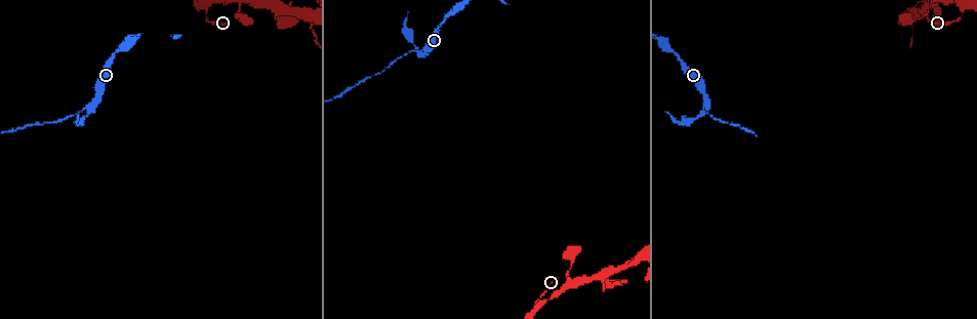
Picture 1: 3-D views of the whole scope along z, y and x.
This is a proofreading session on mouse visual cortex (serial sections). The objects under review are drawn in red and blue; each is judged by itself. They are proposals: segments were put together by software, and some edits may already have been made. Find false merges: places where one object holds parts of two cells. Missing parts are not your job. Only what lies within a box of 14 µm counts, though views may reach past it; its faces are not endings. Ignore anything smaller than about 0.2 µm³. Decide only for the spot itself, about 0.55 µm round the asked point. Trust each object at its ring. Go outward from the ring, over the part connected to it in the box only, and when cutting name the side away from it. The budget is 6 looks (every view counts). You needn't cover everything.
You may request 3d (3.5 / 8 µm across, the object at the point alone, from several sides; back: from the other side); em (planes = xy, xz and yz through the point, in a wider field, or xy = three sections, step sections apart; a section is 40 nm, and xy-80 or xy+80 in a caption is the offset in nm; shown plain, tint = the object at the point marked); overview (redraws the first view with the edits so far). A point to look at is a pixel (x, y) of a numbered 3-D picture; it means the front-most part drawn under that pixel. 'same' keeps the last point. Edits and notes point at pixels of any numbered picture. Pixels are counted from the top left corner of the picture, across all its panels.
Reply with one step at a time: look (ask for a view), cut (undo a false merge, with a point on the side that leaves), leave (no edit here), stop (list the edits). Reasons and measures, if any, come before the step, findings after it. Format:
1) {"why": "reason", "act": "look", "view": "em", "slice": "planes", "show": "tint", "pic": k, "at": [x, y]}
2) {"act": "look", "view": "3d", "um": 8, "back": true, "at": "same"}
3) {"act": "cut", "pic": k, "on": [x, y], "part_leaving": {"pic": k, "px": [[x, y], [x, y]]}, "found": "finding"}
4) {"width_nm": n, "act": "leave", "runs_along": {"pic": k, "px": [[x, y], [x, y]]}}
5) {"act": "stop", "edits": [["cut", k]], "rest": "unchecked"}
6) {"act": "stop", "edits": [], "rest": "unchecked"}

{"why": "thick turns thin", "act": "look", "view": "3d", "um": 8, "pic": 1, "at": [963, 11]}

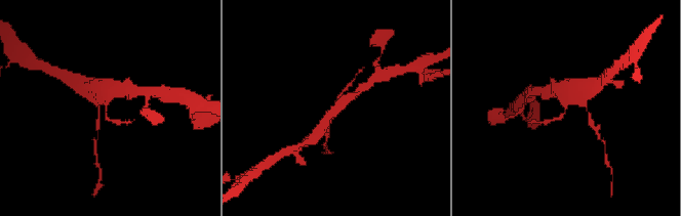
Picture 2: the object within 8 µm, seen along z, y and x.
{"why": "need the tissue", "act": "look", "view": "em", "slice": "planes", "show": "tint", "pic": 2, "at": [105, 110]}

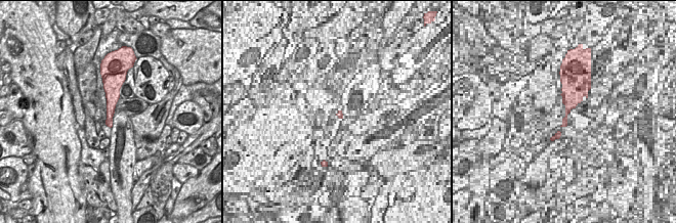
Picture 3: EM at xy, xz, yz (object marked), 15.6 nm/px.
{"act": "leave", "runs_along": {"pic": 2, "px": [[546, 123], [565, 110], [554, 91]]}, "found": "all the same cell"}

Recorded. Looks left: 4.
{"why": "three-way junction", "act": "look", "view": "3d", "um": 3.5, "pic": 1, "at": [922, 15]}

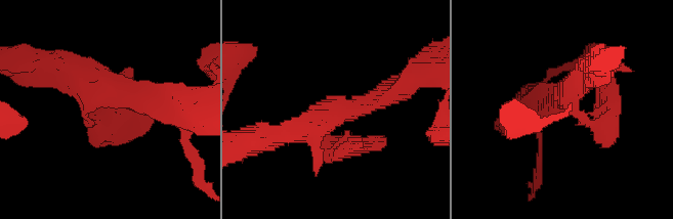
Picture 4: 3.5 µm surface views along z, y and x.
{"why": "shape alone is not enough", "act": "look", "view": "em", "slice": "xy", "step": 5, "show": "tint", "pic": 4, "at": [574, 102]}

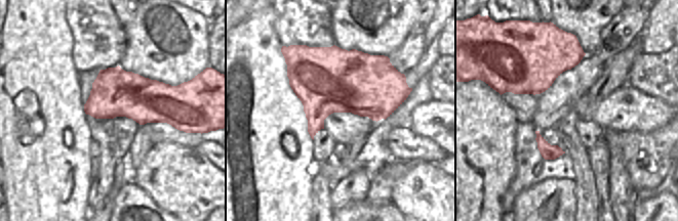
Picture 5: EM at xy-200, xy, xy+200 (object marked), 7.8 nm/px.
{"act": "leave", "found": "all the same cell"}

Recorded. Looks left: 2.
{"why": "a narrow waist", "act": "look", "view": "3d", "um": 3.5, "back": true, "pic": 1, "at": [409, 52]}

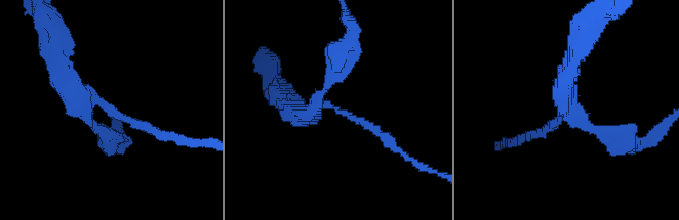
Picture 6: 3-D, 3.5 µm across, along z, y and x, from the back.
{"why": "shape alone is not enough", "act": "look", "view": "em", "slice": "xy", "step": 2, "show": "tint", "pic": 6, "at": [569, 106]}

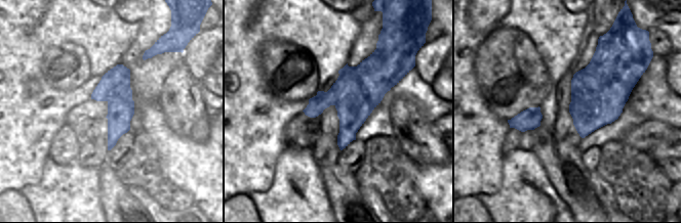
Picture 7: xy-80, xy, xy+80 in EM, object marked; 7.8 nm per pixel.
{"act": "cut", "pic": 6, "on": [126, 119], "found": "a second cell is stuck on"}

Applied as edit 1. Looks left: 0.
{"act": "stop", "edits": [["cut", 6]], "rest": "unchecked"}

